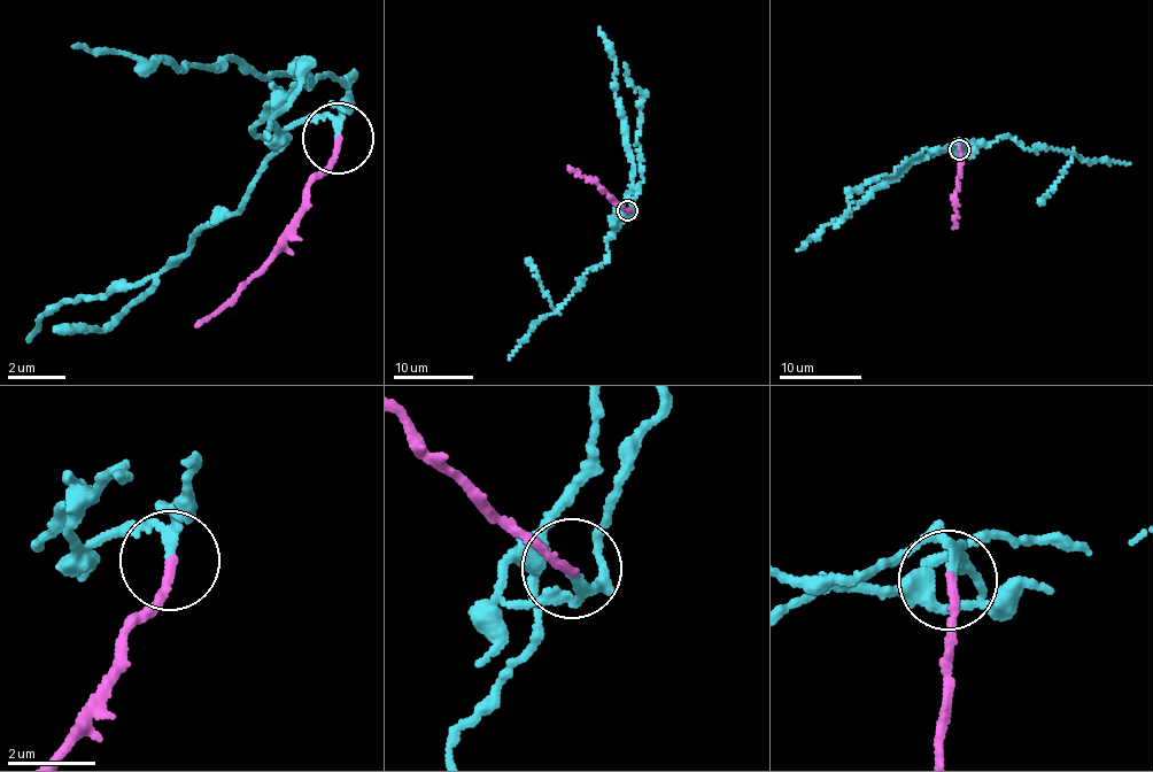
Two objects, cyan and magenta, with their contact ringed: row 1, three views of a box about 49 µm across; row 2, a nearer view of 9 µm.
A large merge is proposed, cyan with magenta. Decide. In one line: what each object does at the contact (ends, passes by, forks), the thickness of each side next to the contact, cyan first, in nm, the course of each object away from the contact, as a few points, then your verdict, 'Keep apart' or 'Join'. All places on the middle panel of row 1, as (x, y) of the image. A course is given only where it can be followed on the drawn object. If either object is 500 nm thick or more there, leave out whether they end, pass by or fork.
At the ring cyan passes by. At the ring magenta ends. Thickness 130 nm (cyan) against 190 nm. Course of cyan: (627, 211), (614, 215), (618, 208), (621, 219), (605, 244), (608, 257), (563, 306), (539, 317), (509, 359). Course of magenta: (627, 209), (598, 184), (567, 167). Keep apart

